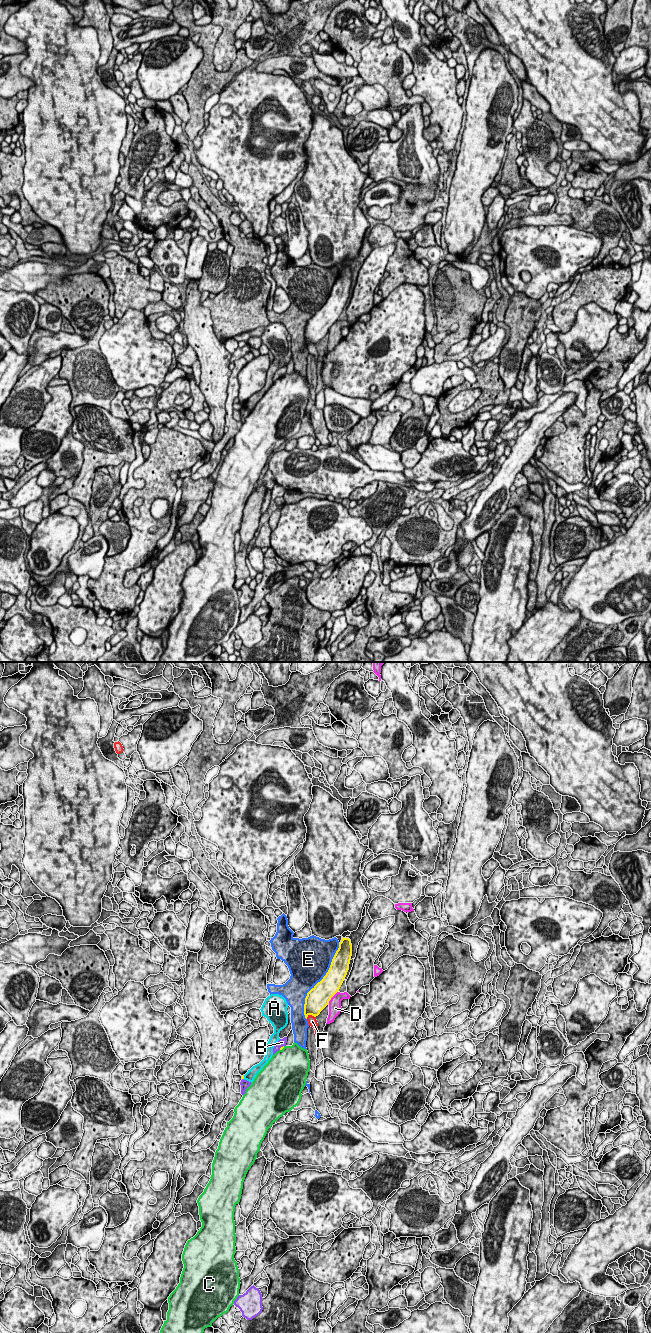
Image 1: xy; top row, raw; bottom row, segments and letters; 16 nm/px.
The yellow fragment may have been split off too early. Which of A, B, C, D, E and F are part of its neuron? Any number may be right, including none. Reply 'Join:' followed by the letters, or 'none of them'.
Join: C

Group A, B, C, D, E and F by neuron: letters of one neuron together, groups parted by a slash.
A / B / C / D / E / F

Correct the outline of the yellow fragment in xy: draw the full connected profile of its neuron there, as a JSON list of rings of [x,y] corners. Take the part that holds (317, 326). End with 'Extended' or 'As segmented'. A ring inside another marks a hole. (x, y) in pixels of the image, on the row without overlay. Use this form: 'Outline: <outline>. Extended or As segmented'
Outline: [[[343,266],[339,271],[330,296],[323,307],[318,310],[305,326],[304,343],[318,344],[329,332],[331,326],[339,319],[349,298],[352,284],[352,272],[349,266]]]. As segmented

